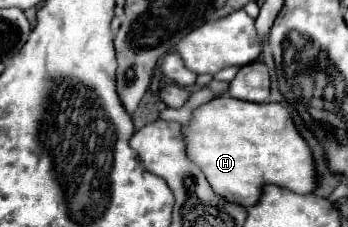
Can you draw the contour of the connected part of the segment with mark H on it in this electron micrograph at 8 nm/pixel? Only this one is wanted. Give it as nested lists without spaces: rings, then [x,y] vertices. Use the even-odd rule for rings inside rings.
[[[216,97],[194,109],[190,123],[182,127],[182,137],[186,141],[190,161],[200,167],[214,193],[230,203],[244,207],[254,205],[260,197],[262,185],[266,183],[286,187],[294,193],[310,193],[316,189],[312,153],[302,135],[296,131],[288,111],[280,103],[248,103],[232,97]]]

